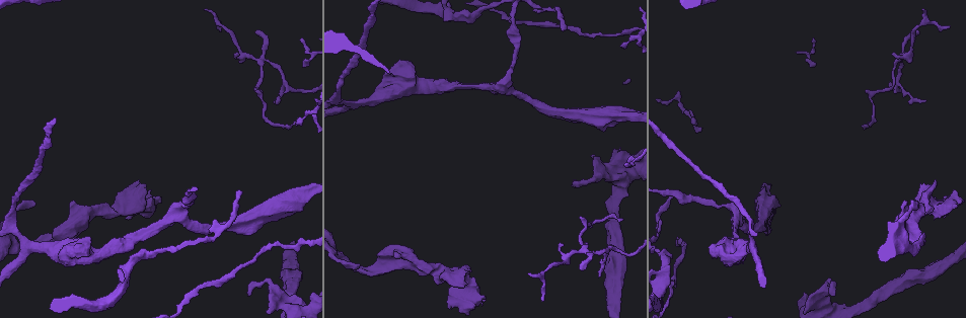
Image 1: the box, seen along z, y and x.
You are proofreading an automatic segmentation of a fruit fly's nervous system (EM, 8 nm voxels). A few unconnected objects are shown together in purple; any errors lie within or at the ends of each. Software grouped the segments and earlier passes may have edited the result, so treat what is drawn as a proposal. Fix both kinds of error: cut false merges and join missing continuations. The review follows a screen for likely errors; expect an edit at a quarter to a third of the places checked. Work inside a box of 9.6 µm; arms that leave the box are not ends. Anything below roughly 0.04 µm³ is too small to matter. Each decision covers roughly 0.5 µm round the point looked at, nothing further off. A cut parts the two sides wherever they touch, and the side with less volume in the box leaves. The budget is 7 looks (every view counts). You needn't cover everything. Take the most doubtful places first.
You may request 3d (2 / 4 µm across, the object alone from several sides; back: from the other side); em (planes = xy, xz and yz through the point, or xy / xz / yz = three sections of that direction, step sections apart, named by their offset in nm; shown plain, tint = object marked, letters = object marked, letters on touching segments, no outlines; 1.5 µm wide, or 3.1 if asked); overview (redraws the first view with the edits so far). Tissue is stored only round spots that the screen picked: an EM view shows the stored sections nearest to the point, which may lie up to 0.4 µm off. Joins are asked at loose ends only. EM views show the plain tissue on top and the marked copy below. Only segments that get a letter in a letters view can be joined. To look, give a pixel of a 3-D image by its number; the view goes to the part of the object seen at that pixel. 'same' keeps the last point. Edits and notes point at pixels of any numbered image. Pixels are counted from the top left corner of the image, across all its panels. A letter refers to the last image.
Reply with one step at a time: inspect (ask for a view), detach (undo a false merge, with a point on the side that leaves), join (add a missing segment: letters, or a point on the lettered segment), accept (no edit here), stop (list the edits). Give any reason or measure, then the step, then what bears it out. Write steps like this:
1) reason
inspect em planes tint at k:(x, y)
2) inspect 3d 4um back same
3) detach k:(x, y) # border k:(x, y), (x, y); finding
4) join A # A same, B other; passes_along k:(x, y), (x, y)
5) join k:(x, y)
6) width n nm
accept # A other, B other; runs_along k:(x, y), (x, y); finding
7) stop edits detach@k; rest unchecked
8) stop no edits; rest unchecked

an open end
inspect 3d 2um at 1:(248, 293)

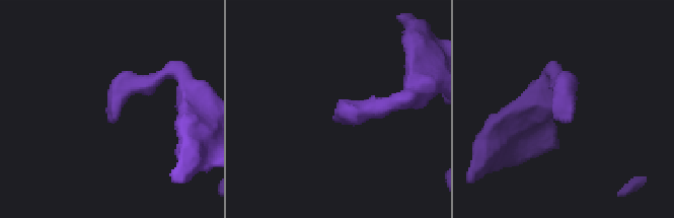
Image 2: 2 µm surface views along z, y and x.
need the tissue
inspect em yz step 4 letters at 2:(113, 117)

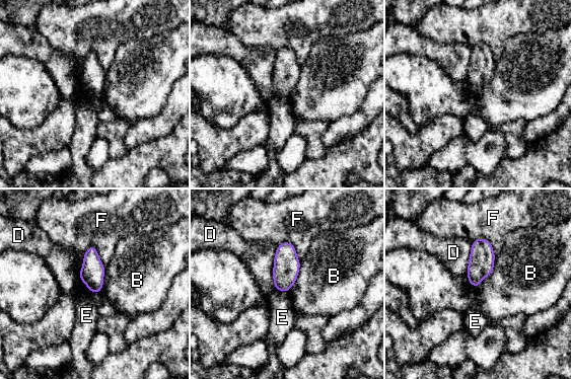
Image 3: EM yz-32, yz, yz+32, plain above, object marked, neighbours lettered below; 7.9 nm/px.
cut it another way
inspect em xz step 8 letters same

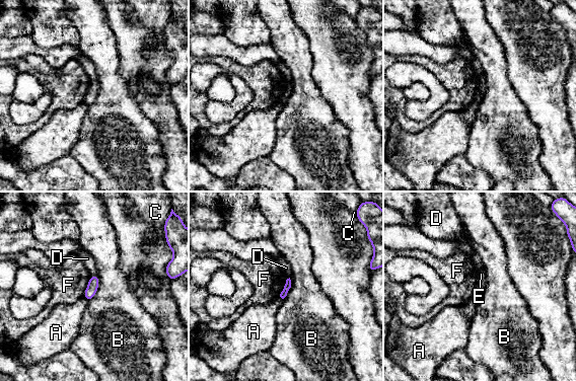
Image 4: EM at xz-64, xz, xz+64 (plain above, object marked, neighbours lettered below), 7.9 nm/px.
accept # A other, B other, C other, D other, E other, F other; border 4:(90, 276), (83, 297); no lettered segment goes on from it

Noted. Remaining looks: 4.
branch stops here
inspect em planes tint at 1:(72, 202)

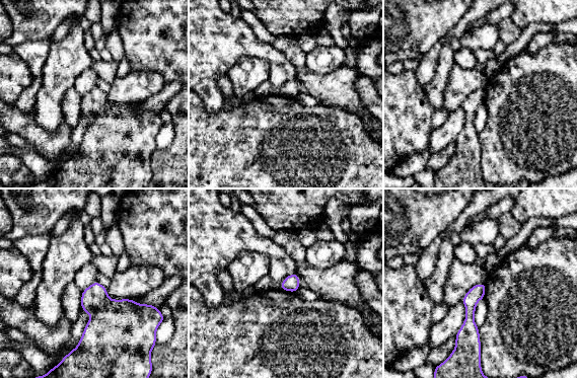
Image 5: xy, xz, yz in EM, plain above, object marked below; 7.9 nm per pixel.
see the neighbours
inspect em planes letters same

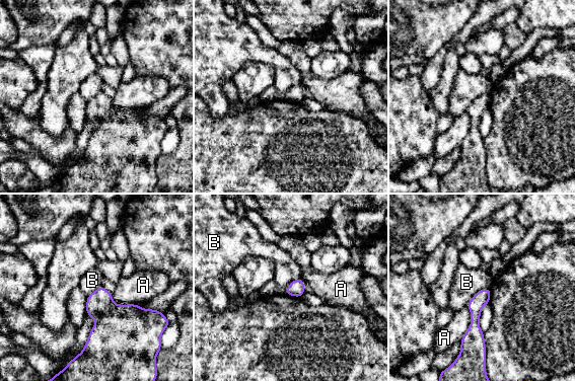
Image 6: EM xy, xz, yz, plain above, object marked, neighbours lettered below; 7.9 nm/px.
accept # A other, B other; border 6:(489, 288), (479, 290), (465, 306); none of them fits

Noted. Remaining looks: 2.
calibre changes
inspect em planes letters at 1:(131, 240)

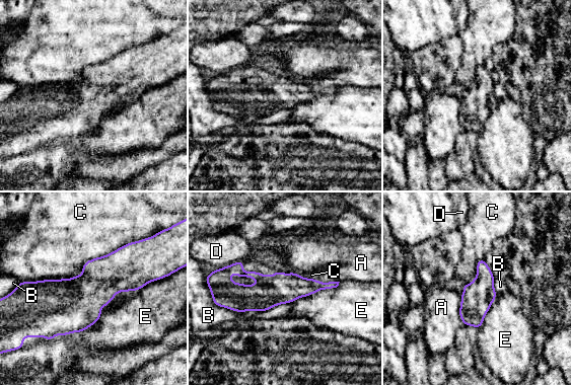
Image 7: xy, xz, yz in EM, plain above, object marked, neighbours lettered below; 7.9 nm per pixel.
width 240 nm
accept # A other, B other, C other, D other, E other; runs_along 7:(224, 284), (232, 292), (335, 284); one neuron here

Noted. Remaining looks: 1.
stop no edits; rest unchecked

